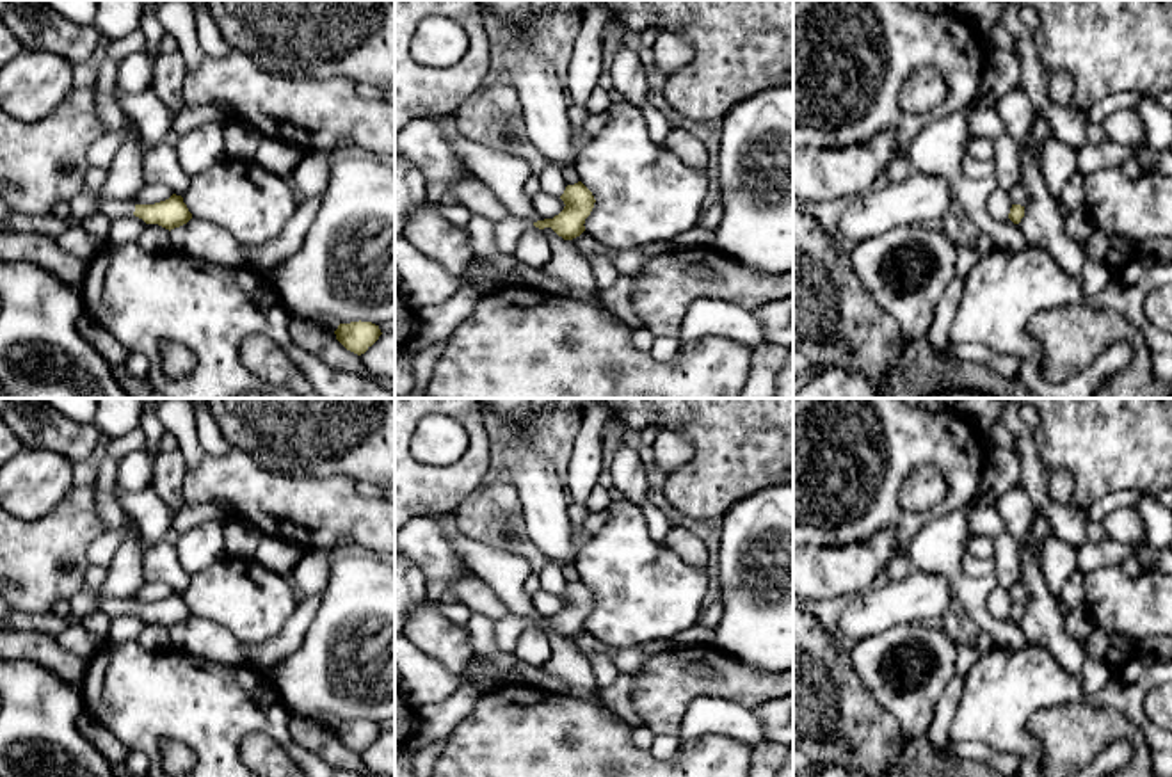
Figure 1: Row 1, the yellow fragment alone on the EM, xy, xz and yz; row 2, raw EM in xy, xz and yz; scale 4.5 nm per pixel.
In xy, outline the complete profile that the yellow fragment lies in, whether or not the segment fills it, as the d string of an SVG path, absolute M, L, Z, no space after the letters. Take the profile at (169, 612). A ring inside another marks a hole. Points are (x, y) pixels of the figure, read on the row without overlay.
M100 589L92 590L92 596L96 597L98 608L110 617L135 613L146 622L158 622L169 629L192 617L183 596L176 592L155 603L133 603L132 599L107 597L100 594Z

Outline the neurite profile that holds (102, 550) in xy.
M137 525L105 530L87 549L89 564L107 567L124 537L139 533Z

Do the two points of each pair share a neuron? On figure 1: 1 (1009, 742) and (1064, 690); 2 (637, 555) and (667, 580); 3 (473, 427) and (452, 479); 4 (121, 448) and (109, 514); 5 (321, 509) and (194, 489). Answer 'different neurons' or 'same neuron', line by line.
1: same neuron
2: same neuron
3: same neuron
4: same neuron
5: same neuron

